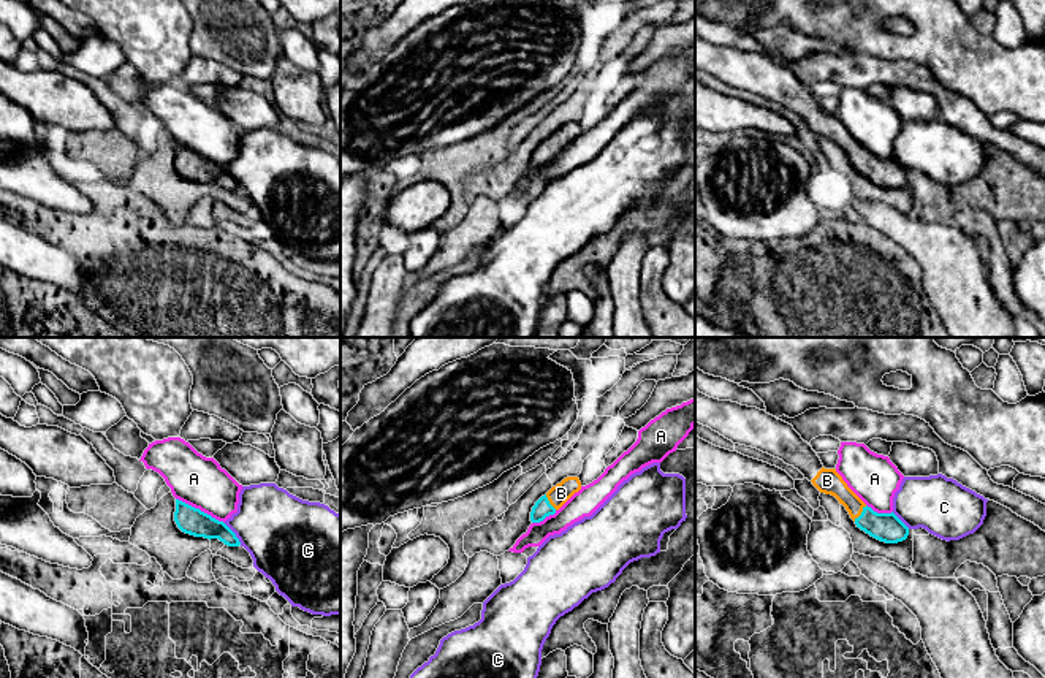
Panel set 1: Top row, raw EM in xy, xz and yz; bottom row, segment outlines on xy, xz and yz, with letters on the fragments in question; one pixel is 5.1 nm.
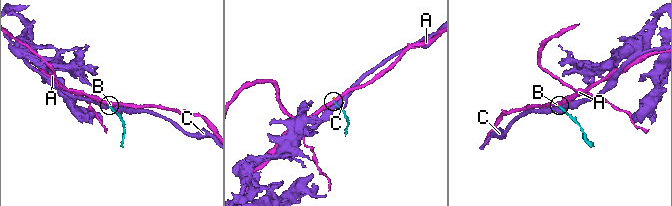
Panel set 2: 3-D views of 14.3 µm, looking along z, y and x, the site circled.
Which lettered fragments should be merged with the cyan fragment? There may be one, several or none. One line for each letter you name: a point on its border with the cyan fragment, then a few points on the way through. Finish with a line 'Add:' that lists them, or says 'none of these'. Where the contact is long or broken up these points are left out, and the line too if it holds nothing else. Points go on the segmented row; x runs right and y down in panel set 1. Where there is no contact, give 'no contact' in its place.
B: meets cyan in yz at (862, 514); runs through yz (887, 528), (874, 525), (862, 514), (827, 480)
Add: B

